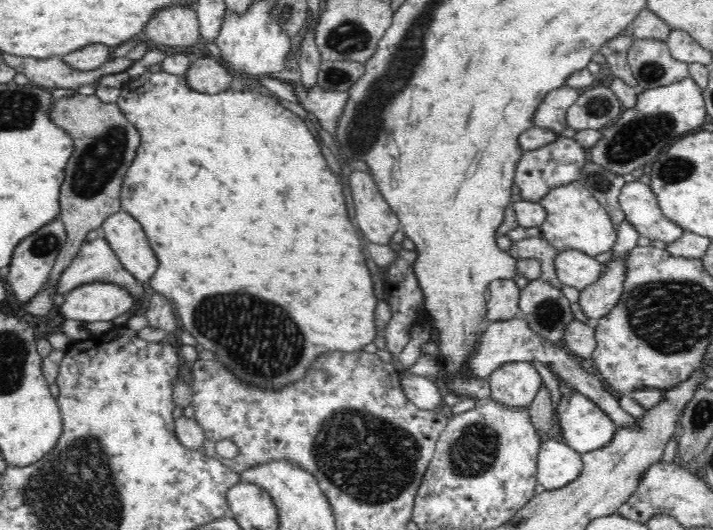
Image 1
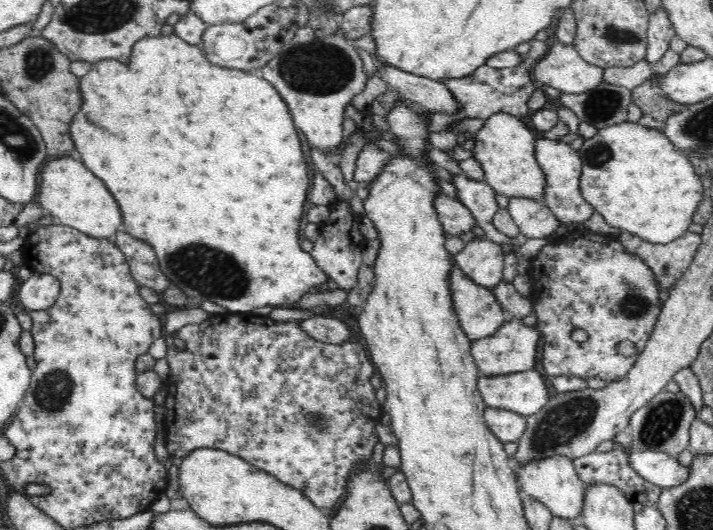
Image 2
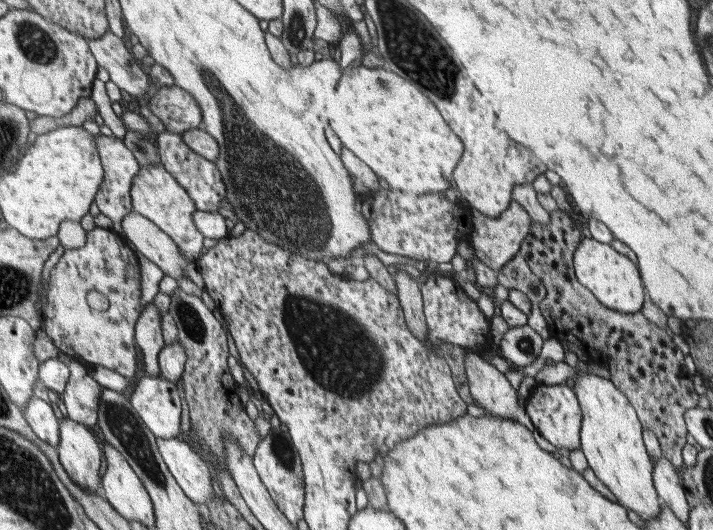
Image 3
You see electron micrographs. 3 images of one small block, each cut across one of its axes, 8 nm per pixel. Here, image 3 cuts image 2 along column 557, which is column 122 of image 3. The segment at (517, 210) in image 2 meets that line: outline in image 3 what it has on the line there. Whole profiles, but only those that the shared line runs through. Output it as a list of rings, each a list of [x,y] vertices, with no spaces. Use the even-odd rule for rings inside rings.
[[[132,211],[122,218],[122,231],[134,250],[159,266],[164,275],[173,277],[176,281],[186,276],[201,289],[205,287],[197,263],[188,260],[174,240],[157,224]]]

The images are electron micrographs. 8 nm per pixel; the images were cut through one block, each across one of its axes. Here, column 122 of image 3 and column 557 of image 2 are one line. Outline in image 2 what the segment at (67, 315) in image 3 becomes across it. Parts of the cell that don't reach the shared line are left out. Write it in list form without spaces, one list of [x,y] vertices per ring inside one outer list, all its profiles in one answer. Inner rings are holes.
[[[581,228],[576,232],[578,236],[566,236],[566,238],[560,236],[558,244],[556,244],[556,242],[554,242],[554,244],[548,244],[548,246],[538,254],[536,264],[532,266],[532,268],[534,268],[534,274],[536,274],[536,284],[533,285],[532,292],[534,293],[534,298],[536,298],[536,306],[533,306],[533,308],[536,308],[537,314],[536,328],[538,328],[540,334],[544,334],[544,344],[542,344],[542,354],[540,354],[540,358],[542,358],[542,368],[544,368],[544,372],[550,376],[574,376],[582,379],[594,378],[594,376],[596,376],[596,378],[602,378],[602,380],[607,382],[614,382],[615,379],[622,378],[622,376],[634,366],[636,356],[642,352],[643,347],[646,346],[646,342],[648,342],[648,338],[650,338],[650,332],[654,330],[654,322],[658,320],[658,312],[662,310],[663,304],[658,301],[658,298],[660,298],[660,289],[658,289],[658,282],[652,277],[651,270],[648,269],[646,263],[642,262],[642,258],[628,253],[626,249],[622,249],[622,243],[616,242],[616,239],[612,240],[612,237],[606,238],[606,236],[598,236],[598,233],[586,228]],[[574,330],[584,330],[584,332],[588,334],[587,340],[584,342],[573,340],[572,332],[574,332]],[[624,340],[630,340],[630,342],[634,343],[636,354],[626,357],[618,353],[618,344],[624,342]]]

